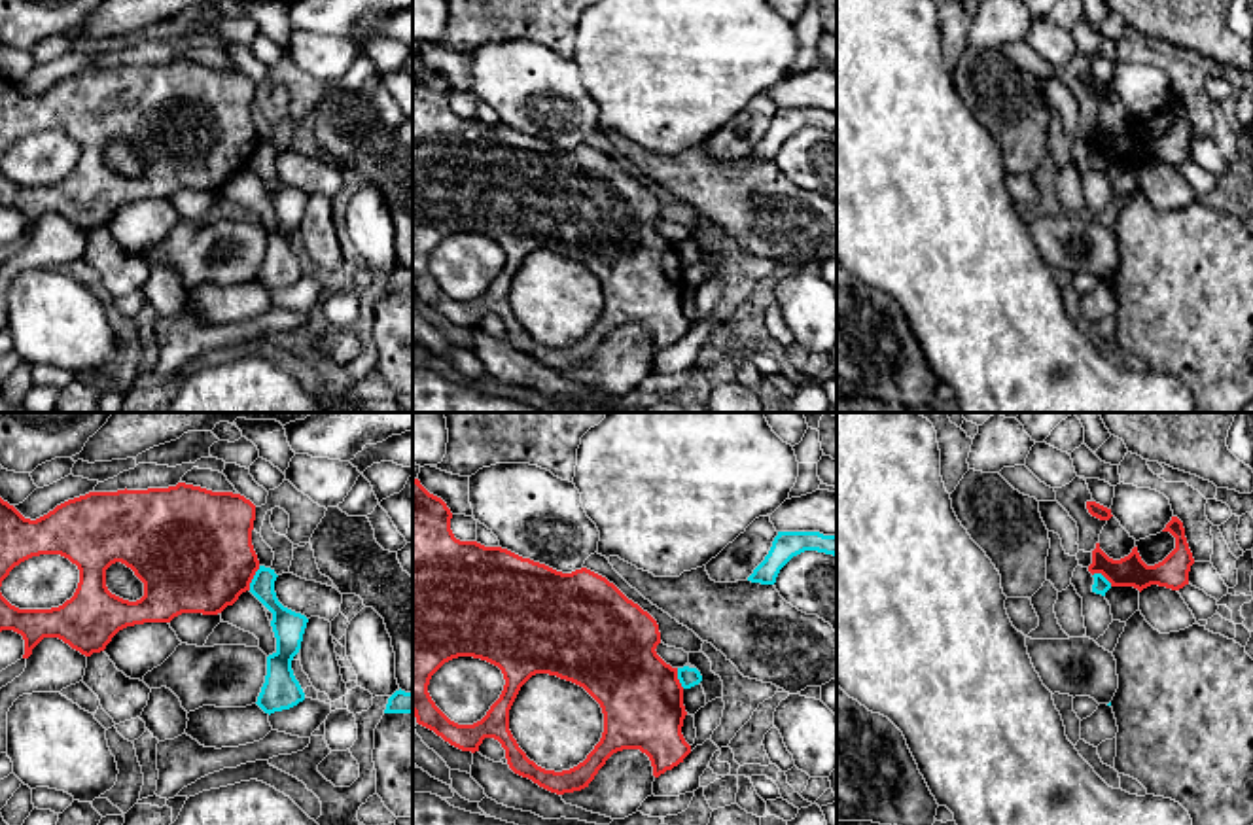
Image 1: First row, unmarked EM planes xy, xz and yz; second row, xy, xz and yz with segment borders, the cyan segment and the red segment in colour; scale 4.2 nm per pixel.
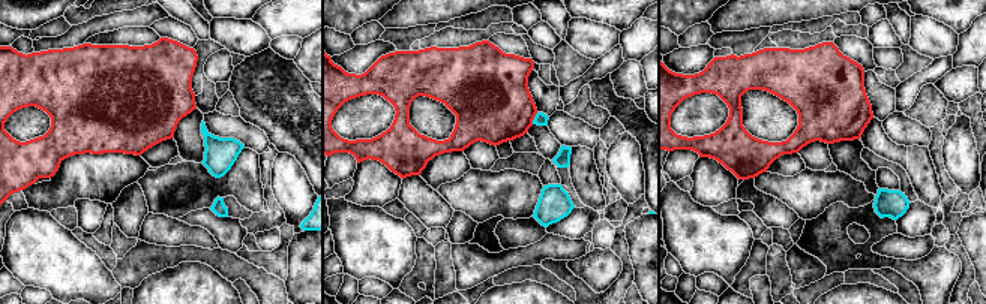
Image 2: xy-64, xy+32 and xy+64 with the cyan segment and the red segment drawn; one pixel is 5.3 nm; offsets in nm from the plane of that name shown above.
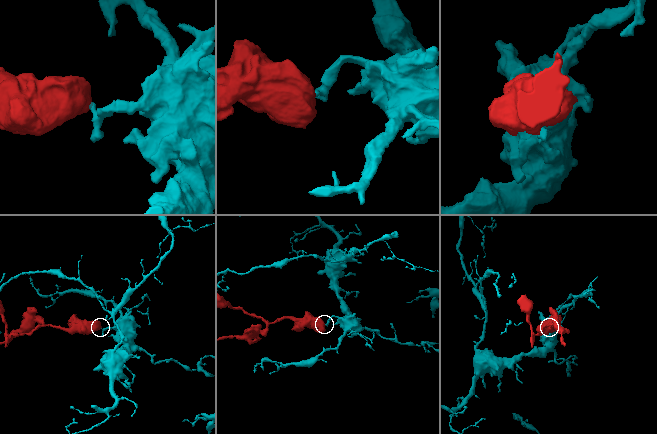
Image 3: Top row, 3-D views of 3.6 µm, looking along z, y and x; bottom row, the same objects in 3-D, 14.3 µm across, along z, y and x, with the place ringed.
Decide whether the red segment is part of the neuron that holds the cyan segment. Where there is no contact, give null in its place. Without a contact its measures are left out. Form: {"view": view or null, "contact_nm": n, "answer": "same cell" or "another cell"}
{"view": "xy", "contact_nm": 120, "answer": "another cell"}

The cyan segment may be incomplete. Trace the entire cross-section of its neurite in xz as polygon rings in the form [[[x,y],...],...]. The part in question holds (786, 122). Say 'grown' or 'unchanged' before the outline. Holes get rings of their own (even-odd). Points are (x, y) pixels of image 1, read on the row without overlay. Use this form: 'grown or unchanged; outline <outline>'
unchanged; outline [[[778,108],[765,136],[748,153],[751,159],[774,161],[780,146],[797,131],[818,127],[837,132],[837,112],[820,108]]]

